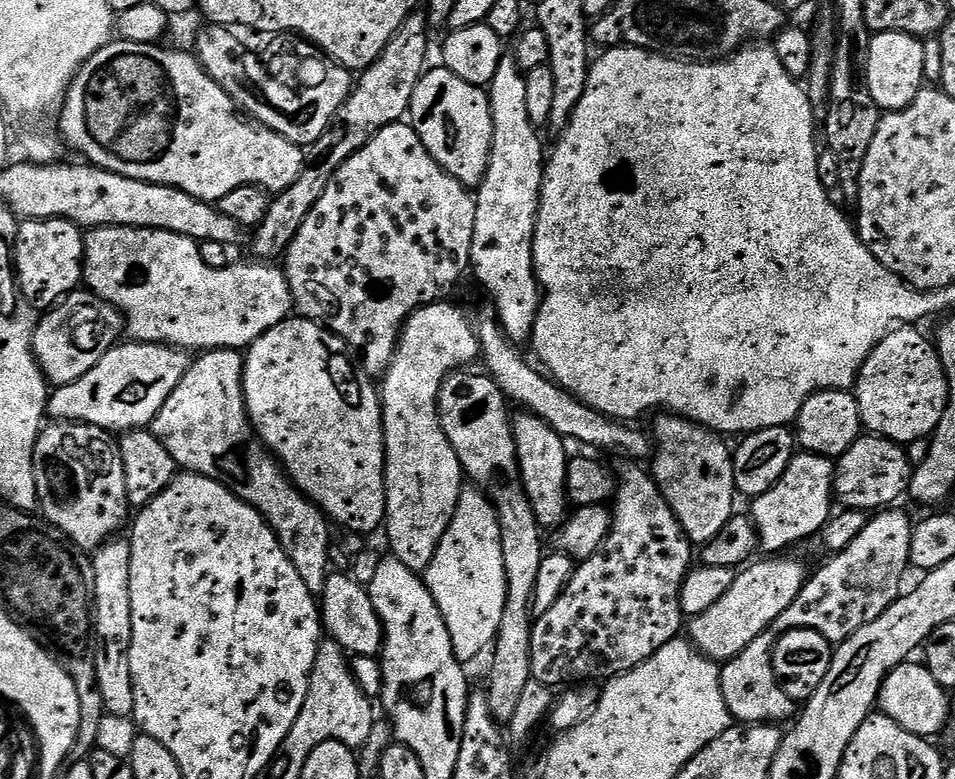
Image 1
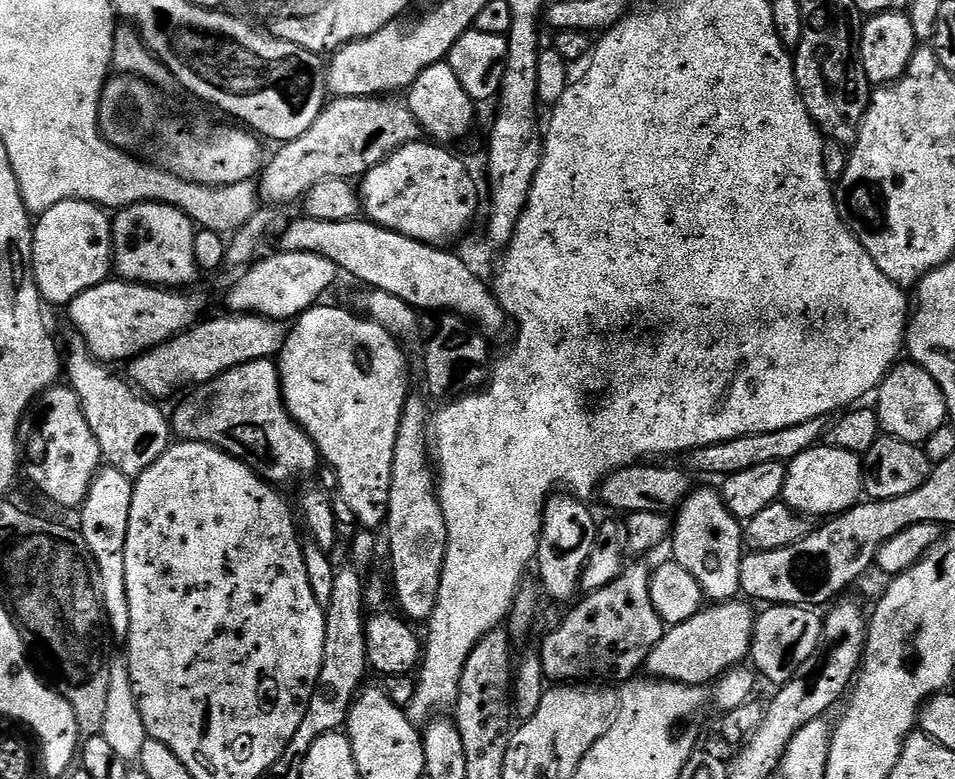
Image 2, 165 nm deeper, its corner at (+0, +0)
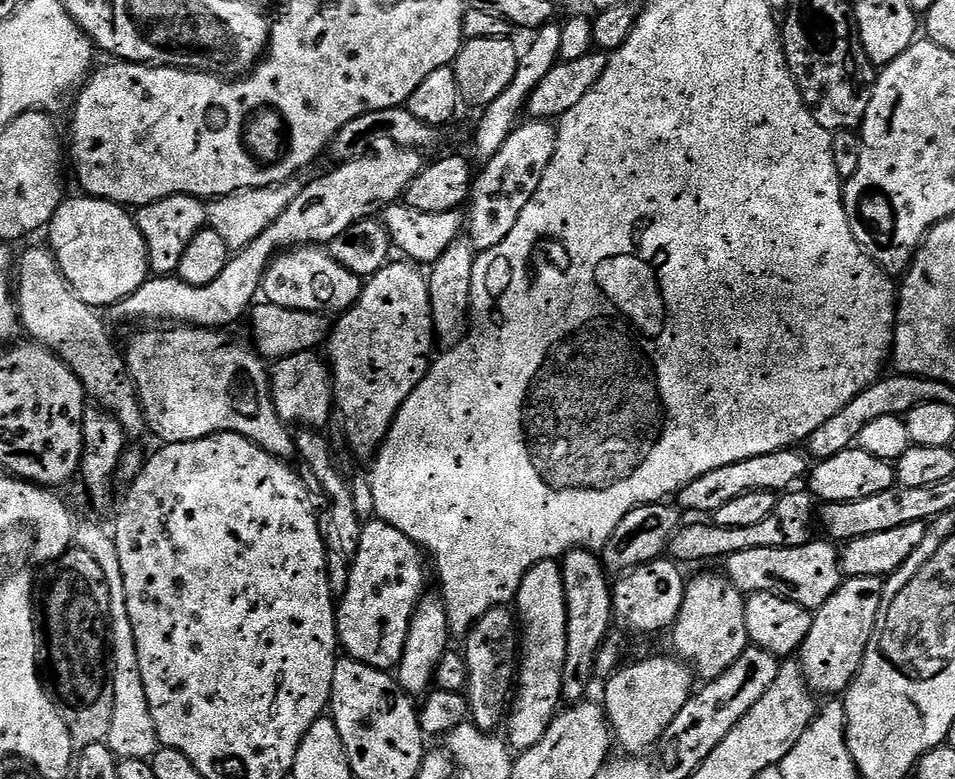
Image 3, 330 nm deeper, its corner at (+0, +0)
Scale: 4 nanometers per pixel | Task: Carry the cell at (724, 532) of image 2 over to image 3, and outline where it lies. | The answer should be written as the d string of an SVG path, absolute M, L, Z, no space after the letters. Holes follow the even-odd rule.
M700 572L687 581L682 610L671 629L672 644L679 659L689 665L701 681L718 678L738 660L738 654L750 646L746 630L745 593L728 580L727 575Z

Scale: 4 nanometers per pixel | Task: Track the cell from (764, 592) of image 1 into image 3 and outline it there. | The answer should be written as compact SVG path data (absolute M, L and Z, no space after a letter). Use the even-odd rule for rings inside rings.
M675 655L648 656L634 664L623 665L607 677L602 705L607 713L611 735L624 748L648 748L674 722L674 714L686 706L694 691L694 673Z

